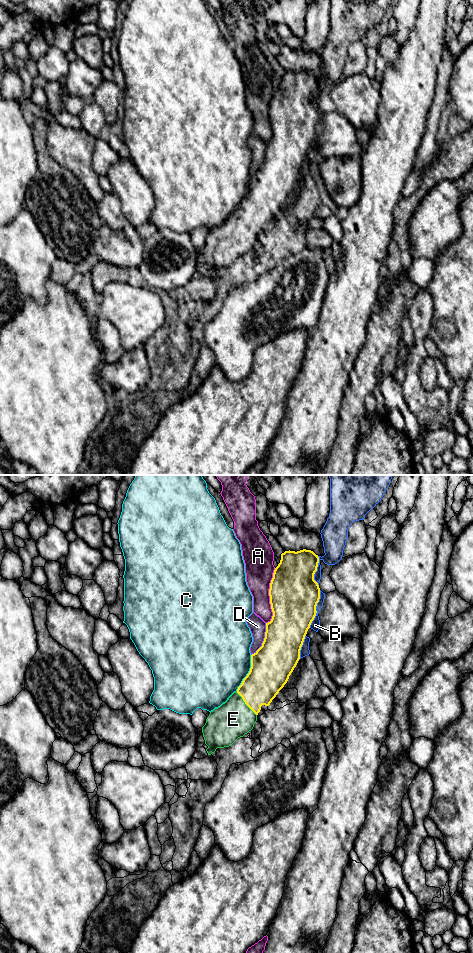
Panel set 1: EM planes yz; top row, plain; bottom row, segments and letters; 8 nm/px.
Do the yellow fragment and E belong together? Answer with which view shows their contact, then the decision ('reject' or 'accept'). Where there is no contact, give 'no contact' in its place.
yz | accept

